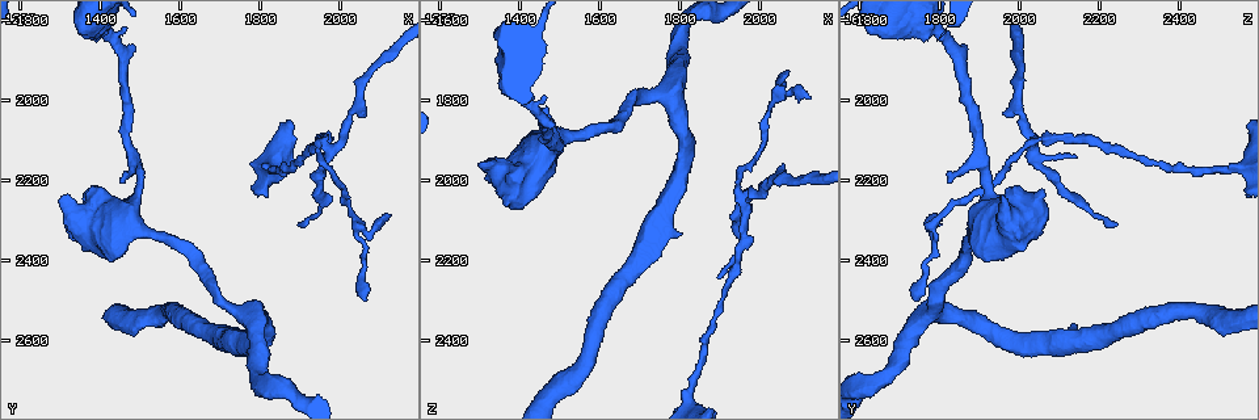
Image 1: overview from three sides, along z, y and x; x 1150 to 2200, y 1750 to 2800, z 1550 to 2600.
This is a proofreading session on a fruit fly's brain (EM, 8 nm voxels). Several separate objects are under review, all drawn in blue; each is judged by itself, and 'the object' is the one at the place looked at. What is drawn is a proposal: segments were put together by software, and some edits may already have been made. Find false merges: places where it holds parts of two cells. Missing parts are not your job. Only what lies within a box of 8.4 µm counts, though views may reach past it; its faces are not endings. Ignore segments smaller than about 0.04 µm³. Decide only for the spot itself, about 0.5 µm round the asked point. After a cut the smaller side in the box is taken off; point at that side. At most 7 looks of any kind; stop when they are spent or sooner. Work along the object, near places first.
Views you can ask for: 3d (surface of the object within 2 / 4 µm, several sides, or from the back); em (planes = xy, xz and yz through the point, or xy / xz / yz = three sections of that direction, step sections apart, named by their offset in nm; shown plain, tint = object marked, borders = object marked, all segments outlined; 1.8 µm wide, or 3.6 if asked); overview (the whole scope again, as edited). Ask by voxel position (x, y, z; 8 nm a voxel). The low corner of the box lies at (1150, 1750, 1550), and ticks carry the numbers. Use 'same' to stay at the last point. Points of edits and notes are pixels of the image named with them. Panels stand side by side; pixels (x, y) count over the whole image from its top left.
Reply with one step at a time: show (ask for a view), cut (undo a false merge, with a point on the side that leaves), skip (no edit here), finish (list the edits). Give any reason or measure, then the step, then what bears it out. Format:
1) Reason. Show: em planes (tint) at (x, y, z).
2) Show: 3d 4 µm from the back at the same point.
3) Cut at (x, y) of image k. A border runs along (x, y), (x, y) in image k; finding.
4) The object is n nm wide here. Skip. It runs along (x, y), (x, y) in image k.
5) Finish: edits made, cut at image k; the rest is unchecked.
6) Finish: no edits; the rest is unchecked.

Calibre changes. Show: em 3.6 µm planes (tint) at (1820, 2175, 2535).

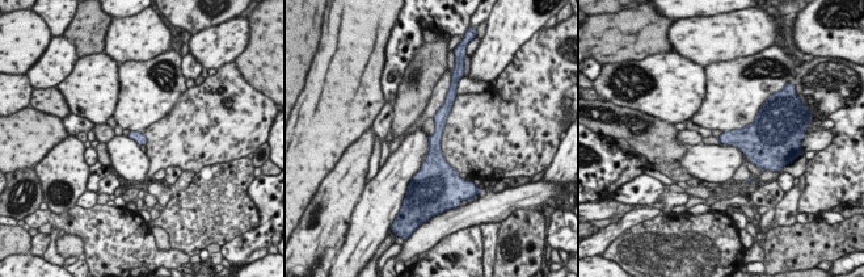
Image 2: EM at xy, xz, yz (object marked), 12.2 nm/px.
Skip. It runs along (446, 106), (434, 139), (430, 179) in image 2; one cell here.

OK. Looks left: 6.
Three arms meet. Show: 3d 2 µm at (1965, 2110, 2030).

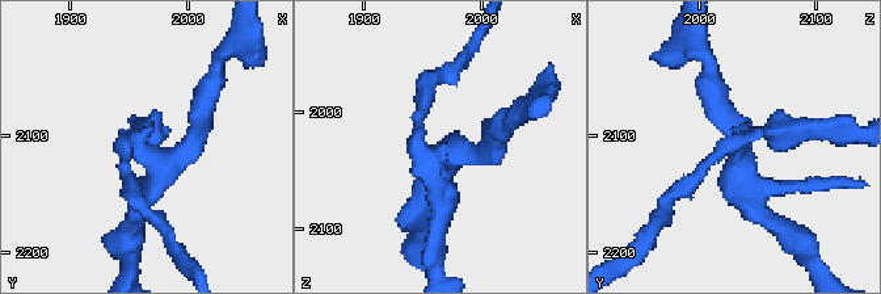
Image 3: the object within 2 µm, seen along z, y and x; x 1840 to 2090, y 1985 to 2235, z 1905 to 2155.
Show: em xy step 4 (tint) at (1958, 2106, 2034).

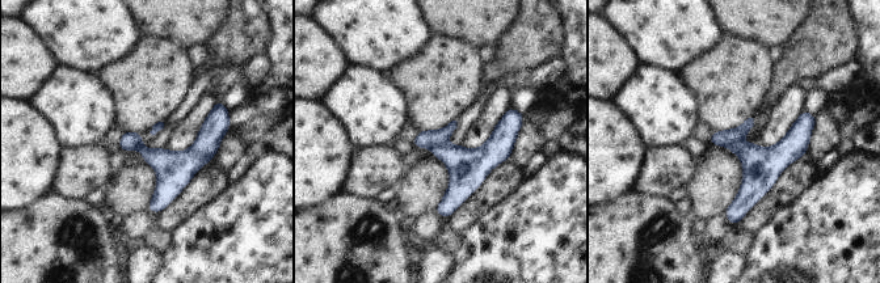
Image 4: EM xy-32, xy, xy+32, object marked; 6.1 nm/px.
Show: em planes (tint) at the same point.

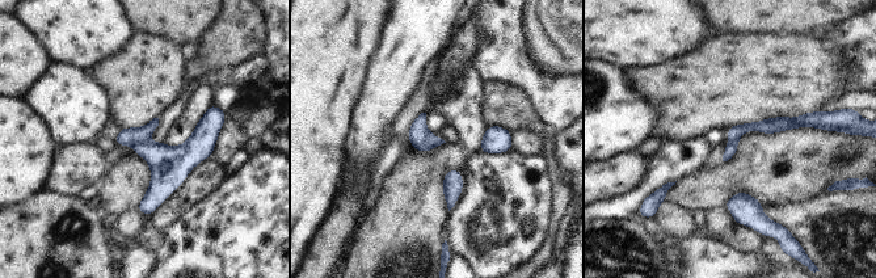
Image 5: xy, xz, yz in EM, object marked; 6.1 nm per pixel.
Cut at (169, 165) of image 5. The part that leaves runs along (219, 118), (143, 209) in image 5; a second cell is stuck on.

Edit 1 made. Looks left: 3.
Thick turns thin. Show: em 3.6 µm xz step 16 (tint) at (1480, 2315, 1905).

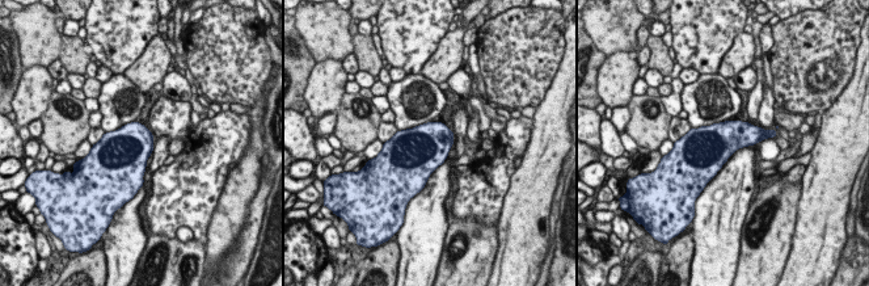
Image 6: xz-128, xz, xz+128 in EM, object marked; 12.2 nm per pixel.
Show: em 3.6 µm planes (tint) at the same point.

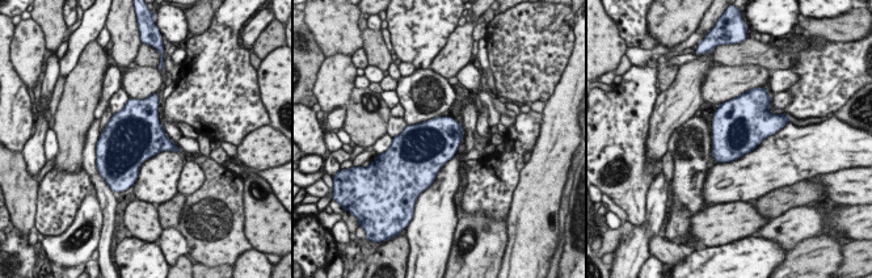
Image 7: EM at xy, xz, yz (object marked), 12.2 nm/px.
Skip. All the same cell.

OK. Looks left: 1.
Finish: edits made, cut at image 5; the rest is unchecked.

